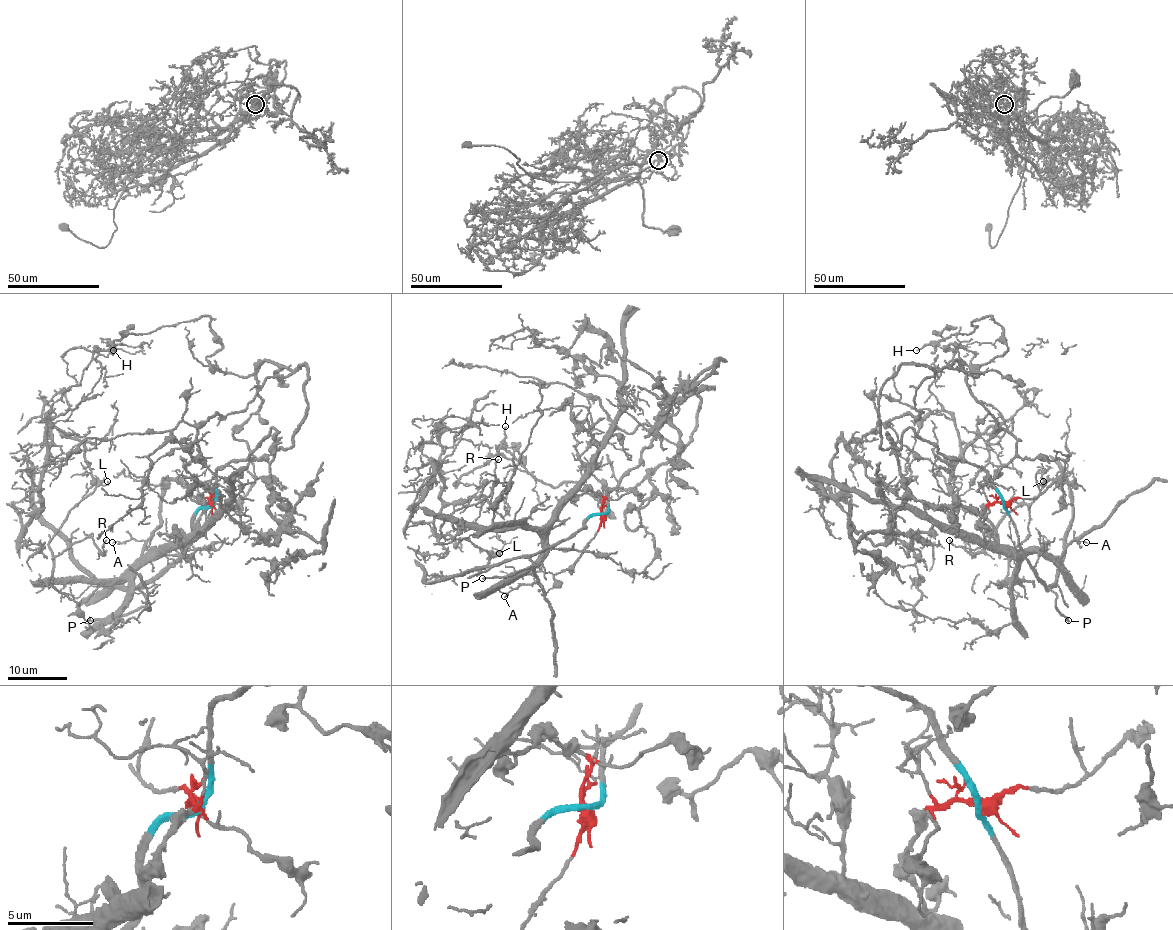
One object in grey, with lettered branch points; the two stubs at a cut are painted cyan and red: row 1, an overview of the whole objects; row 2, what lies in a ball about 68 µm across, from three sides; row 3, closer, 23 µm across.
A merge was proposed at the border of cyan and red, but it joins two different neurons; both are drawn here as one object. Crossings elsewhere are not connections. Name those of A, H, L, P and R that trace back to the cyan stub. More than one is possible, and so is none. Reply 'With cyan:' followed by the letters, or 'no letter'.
With cyan: H, P

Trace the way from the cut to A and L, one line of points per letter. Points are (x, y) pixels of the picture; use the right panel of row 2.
A: (1004, 504), (984, 508), (980, 530), (986, 542), (1051, 555), (1075, 539), (1087, 542)
L: (1004, 504), (984, 508), (980, 530), (1017, 561), (1017, 579), (1007, 576), (1008, 555), (1029, 535), (1042, 481)

